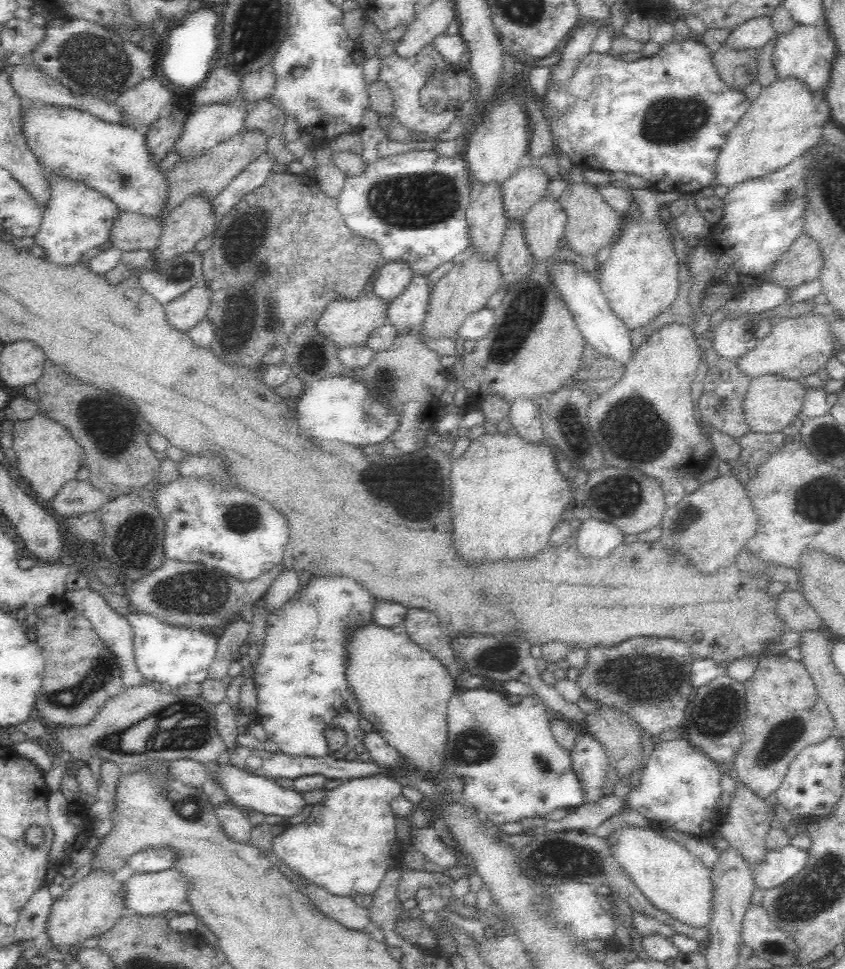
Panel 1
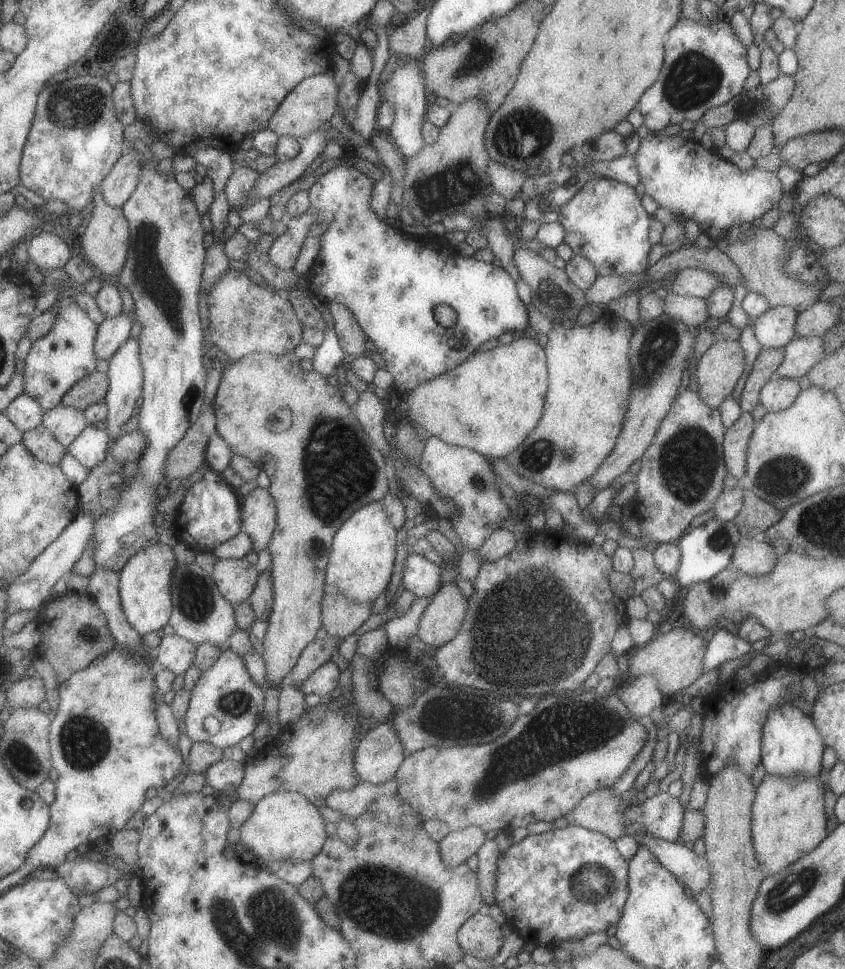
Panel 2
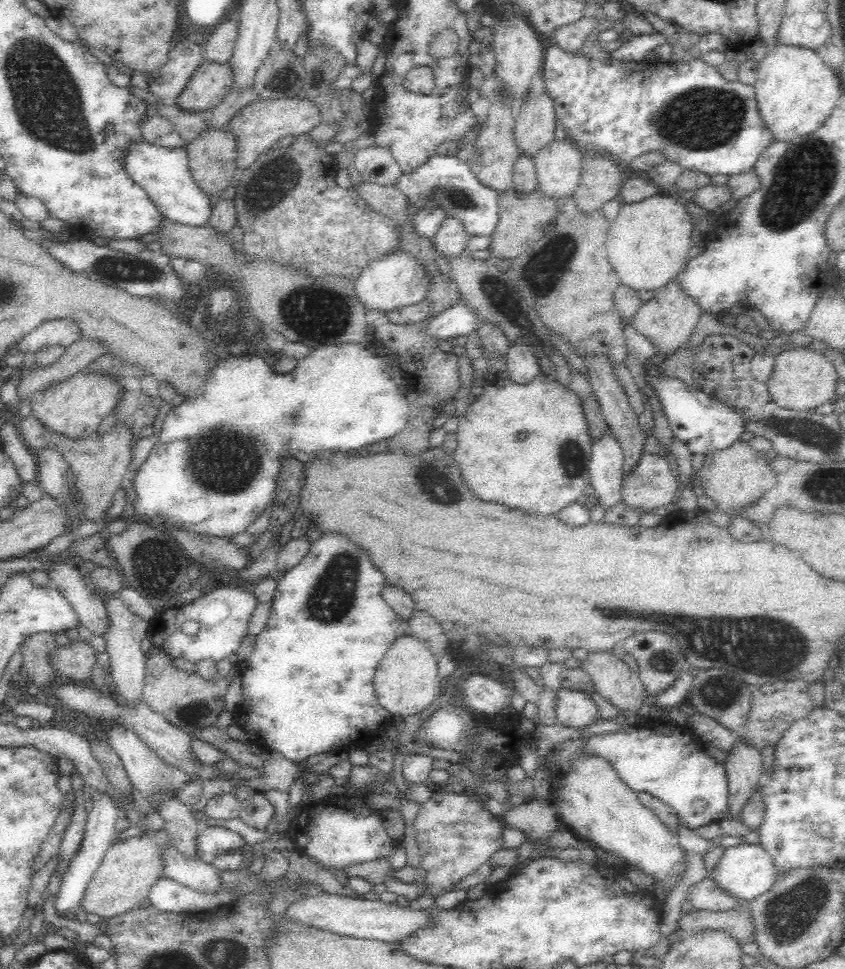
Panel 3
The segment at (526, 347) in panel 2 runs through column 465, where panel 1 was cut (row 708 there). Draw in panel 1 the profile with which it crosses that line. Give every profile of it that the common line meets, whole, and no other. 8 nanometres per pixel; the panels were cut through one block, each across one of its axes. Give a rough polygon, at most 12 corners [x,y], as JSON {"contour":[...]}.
{"contour":[[407,633],[347,644],[363,718],[423,770],[440,768],[459,688]]}

